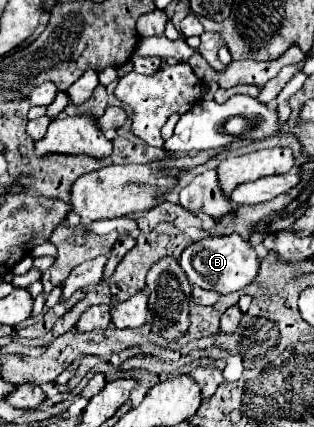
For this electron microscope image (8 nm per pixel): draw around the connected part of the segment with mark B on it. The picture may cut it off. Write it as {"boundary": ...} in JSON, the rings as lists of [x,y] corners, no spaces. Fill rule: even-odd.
{"boundary":[[[239,234],[207,236],[197,242],[191,242],[179,256],[179,264],[185,270],[191,284],[207,288],[207,290],[215,290],[219,294],[243,290],[247,284],[253,282],[259,270],[259,258],[255,250]]]}

